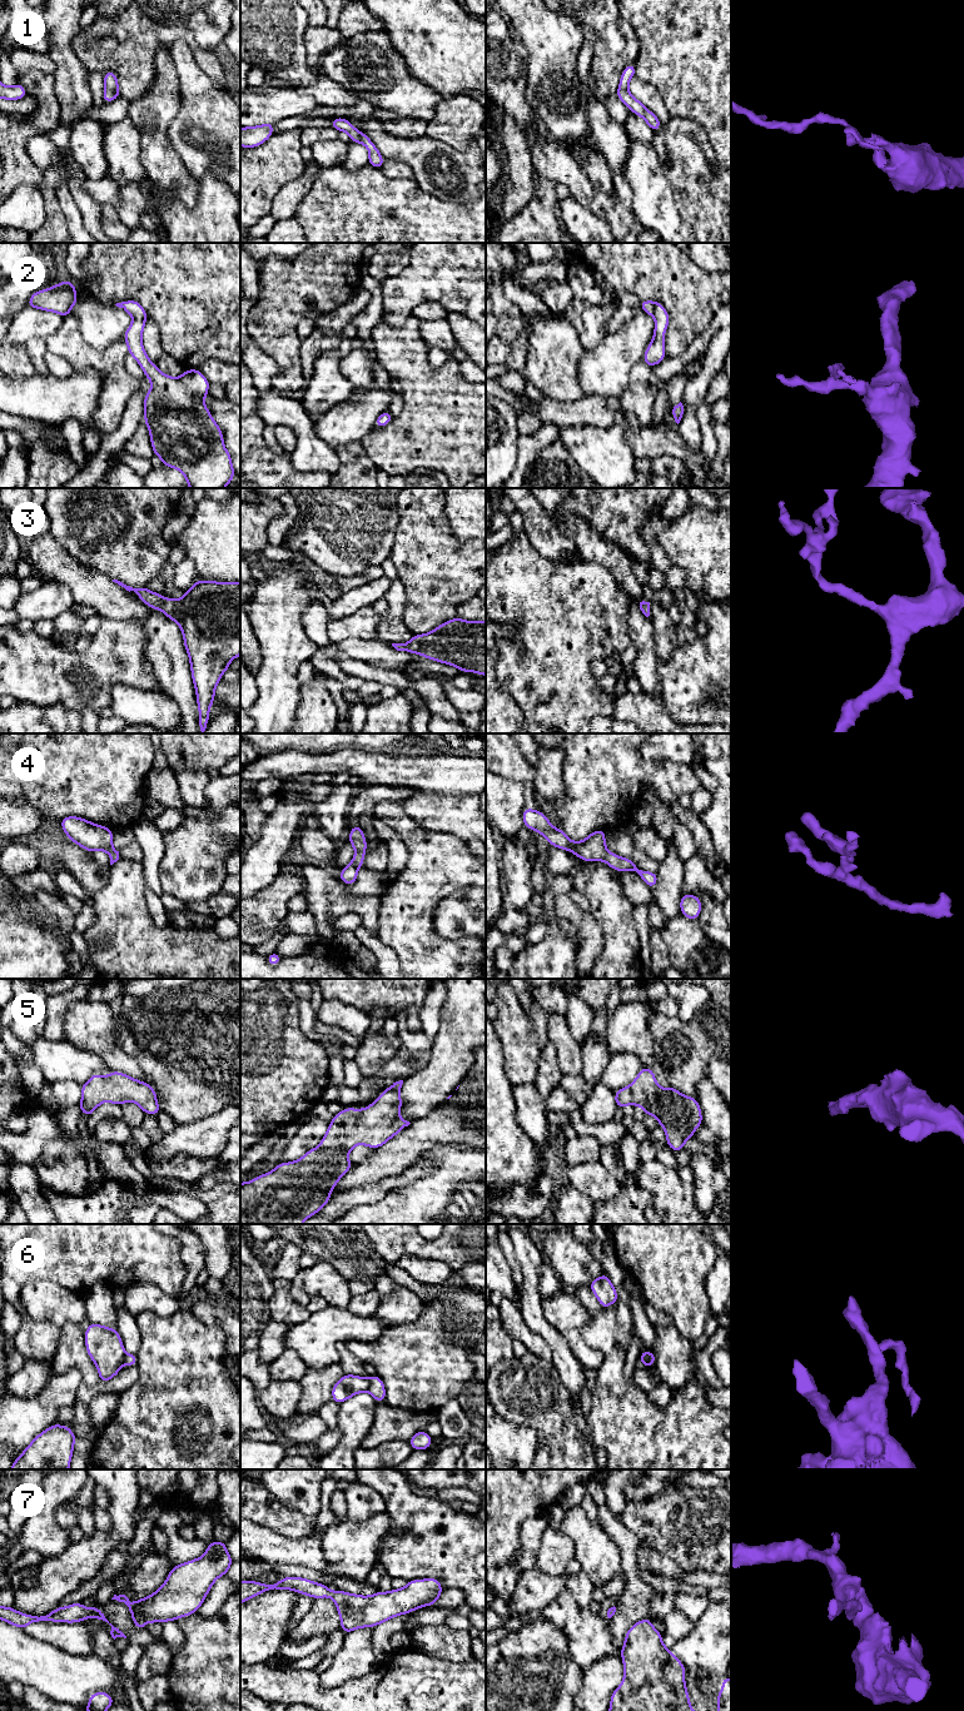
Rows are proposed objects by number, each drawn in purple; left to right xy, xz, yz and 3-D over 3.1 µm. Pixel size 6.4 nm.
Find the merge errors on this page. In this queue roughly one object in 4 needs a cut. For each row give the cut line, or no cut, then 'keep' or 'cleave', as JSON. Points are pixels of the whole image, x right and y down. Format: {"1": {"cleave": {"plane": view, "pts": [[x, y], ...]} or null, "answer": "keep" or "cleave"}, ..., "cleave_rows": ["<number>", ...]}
{"1": {"cleave": null, "answer": "keep"}, "2": {"cleave": null, "answer": "keep"}, "3": {"cleave": null, "answer": "keep"}, "4": {"cleave": null, "answer": "keep"}, "5": {"cleave": null, "answer": "keep"}, "6": {"cleave": {"plane": "xz", "pts": [[369, 1379], [367, 1389]]}, "answer": "cleave"}, "7": {"cleave": null, "answer": "keep"}, "cleave_rows": ["6"]}

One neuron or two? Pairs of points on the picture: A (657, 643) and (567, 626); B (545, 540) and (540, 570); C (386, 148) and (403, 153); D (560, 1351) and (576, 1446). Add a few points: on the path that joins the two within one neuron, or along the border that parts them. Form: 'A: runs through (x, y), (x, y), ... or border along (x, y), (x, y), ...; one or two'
A: border along (627, 610), (627, 630), (631, 643); two
B: border along (526, 532), (542, 556), (571, 565); two
C: runs through (389, 148), (399, 149); one
D: border along (551, 1362), (565, 1384), (572, 1404); two

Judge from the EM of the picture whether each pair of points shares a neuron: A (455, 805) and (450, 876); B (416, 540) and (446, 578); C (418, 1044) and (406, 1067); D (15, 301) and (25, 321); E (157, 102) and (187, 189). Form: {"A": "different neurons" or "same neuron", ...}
{"A": "different neurons", "B": "same neuron", "C": "same neuron", "D": "different neurons", "E": "same neuron"}

